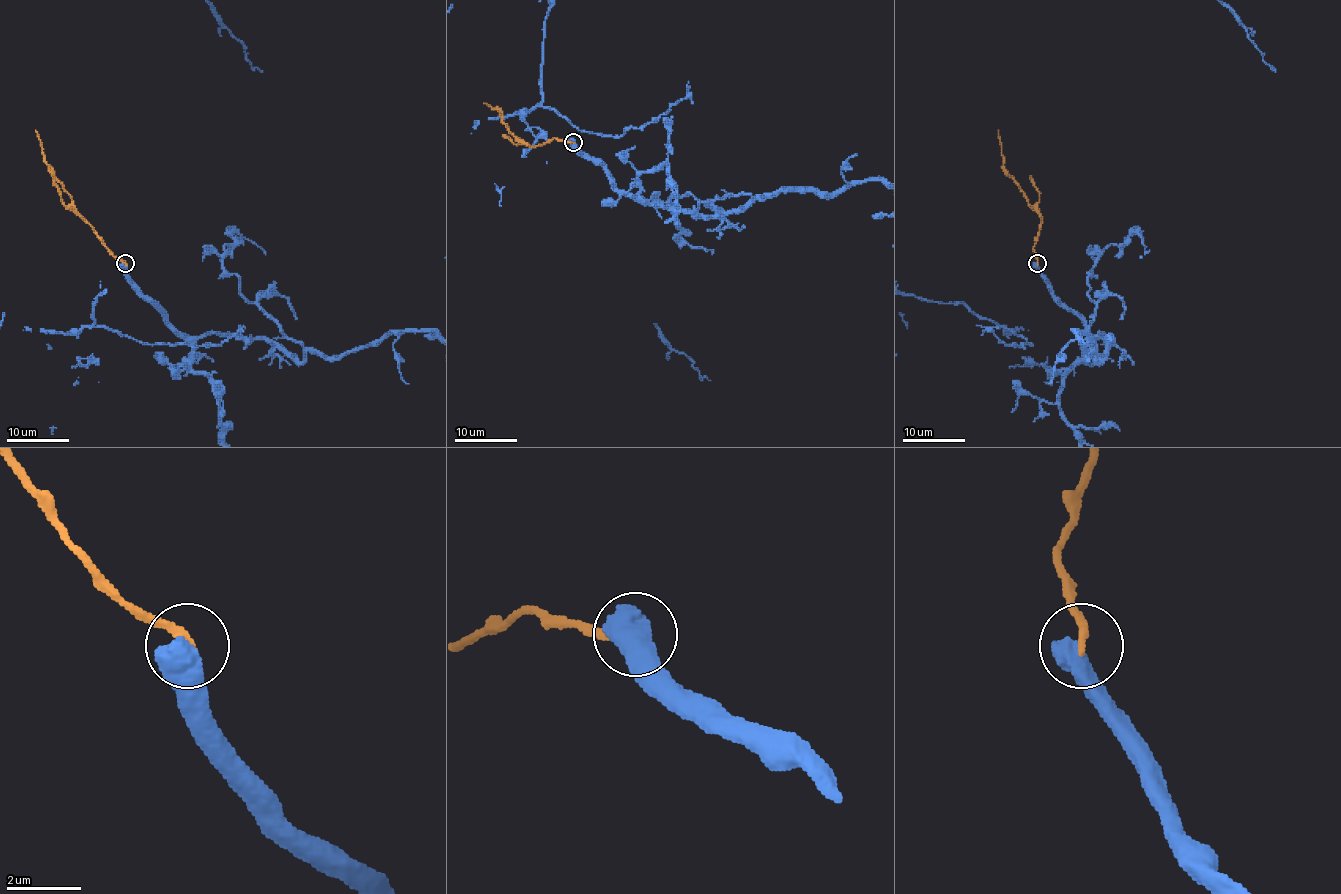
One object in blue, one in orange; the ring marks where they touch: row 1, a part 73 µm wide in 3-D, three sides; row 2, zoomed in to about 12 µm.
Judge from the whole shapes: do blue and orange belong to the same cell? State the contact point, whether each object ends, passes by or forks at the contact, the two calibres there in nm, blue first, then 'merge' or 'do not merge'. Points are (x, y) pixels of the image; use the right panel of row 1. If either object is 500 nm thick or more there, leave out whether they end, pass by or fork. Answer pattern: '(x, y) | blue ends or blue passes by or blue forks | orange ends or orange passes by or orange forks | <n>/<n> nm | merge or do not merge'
(1037, 263) | 750/240 nm | do not merge

